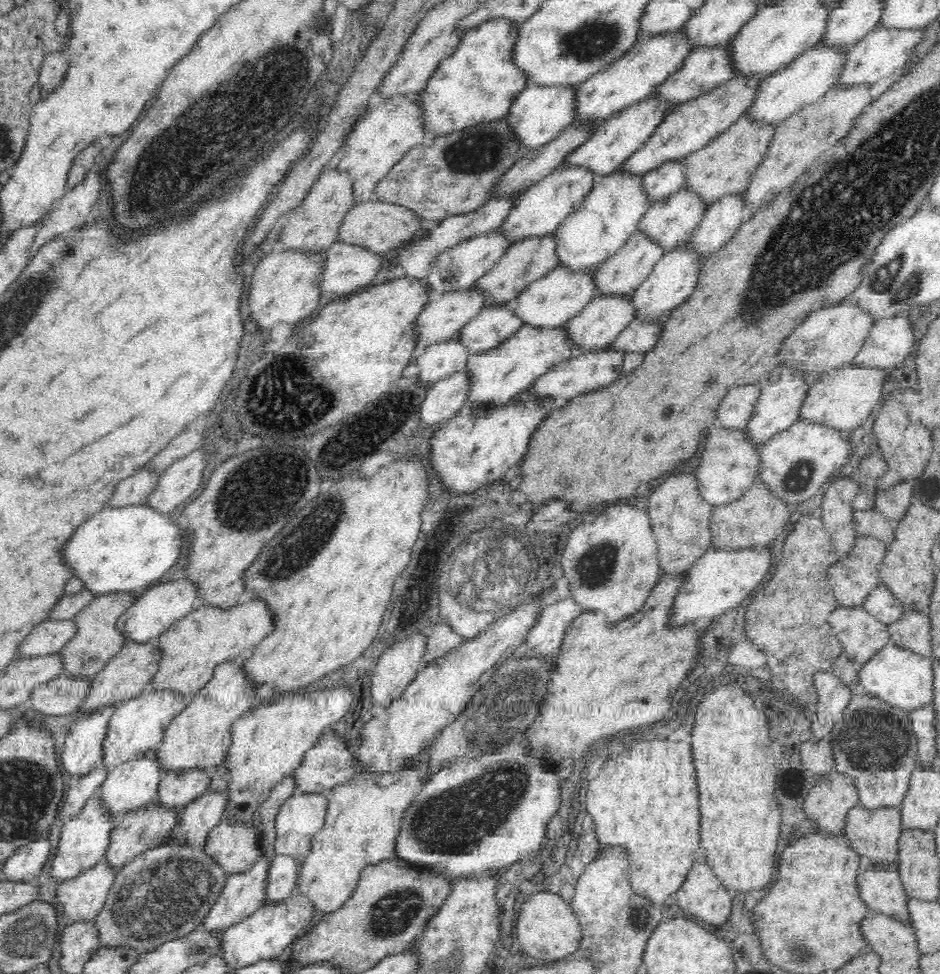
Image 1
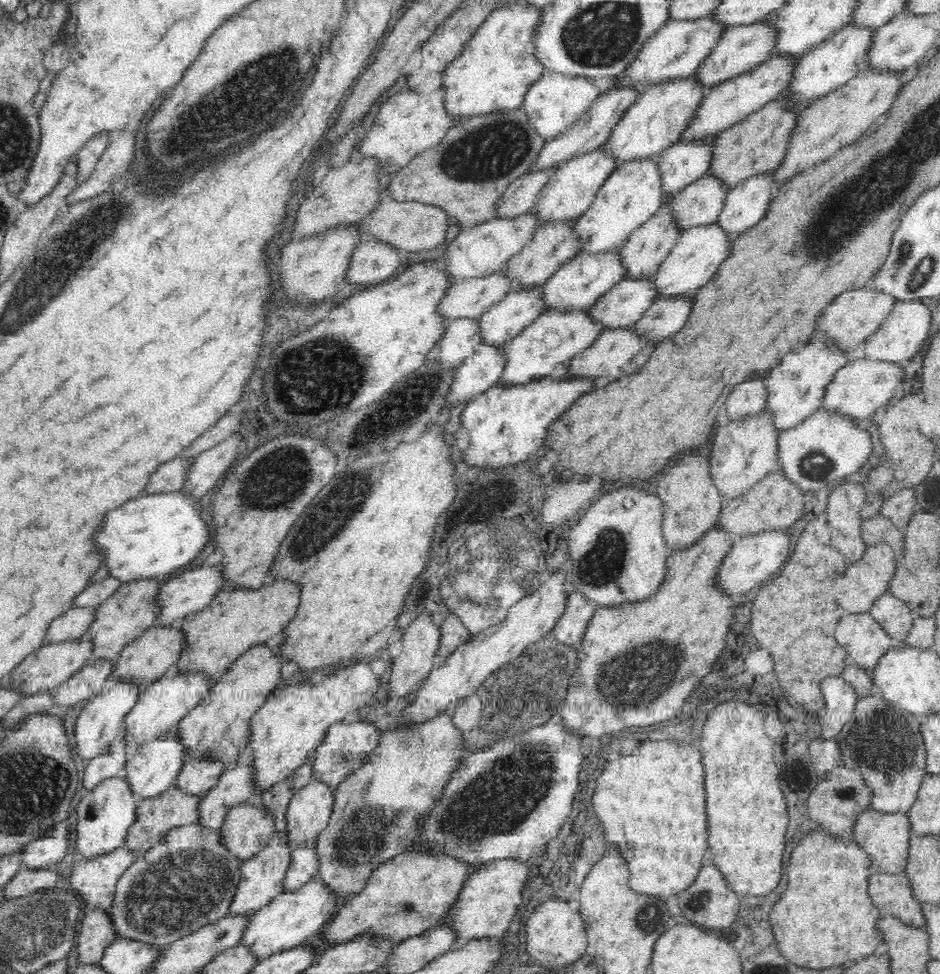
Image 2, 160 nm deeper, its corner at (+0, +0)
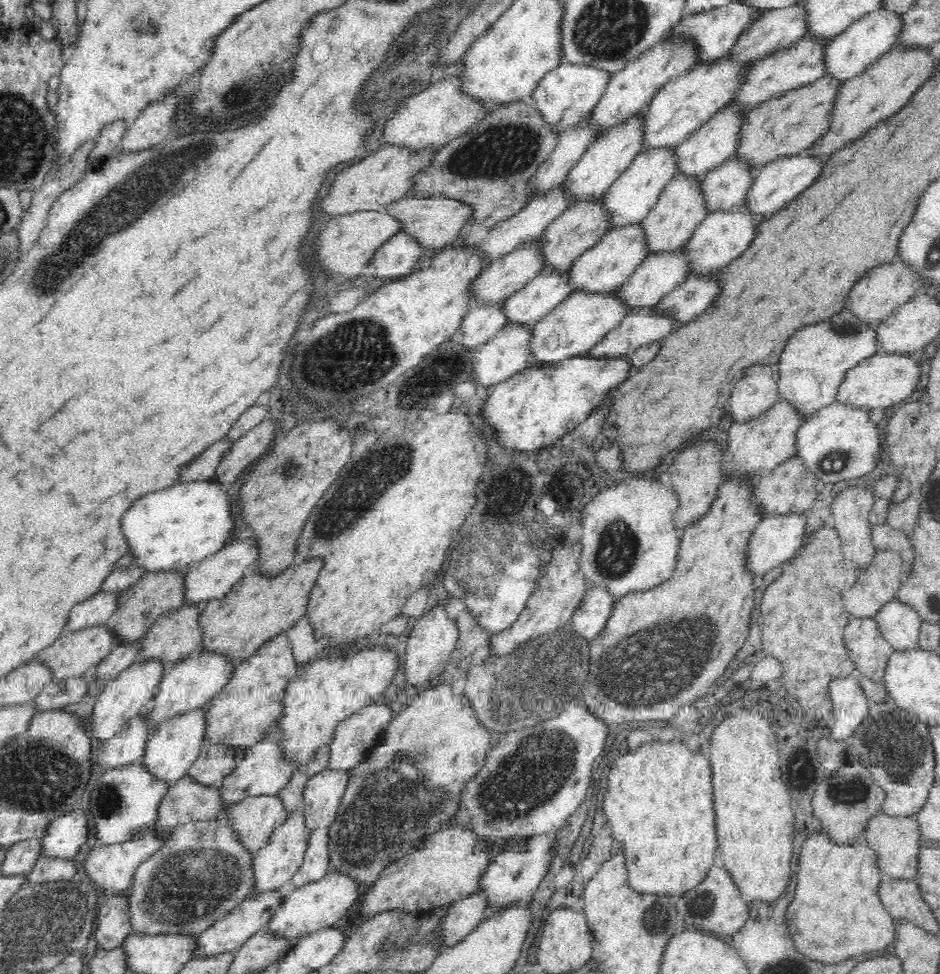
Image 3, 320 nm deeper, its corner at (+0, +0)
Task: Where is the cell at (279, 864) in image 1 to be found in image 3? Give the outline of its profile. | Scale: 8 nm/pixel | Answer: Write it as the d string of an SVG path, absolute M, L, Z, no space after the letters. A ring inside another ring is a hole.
M318 828L309 832L302 864L291 878L296 887L316 882L328 872L328 831L328 828Z

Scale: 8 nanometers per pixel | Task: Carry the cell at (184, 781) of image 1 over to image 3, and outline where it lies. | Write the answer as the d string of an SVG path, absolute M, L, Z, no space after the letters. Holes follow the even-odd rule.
M203 741L188 775L197 784L219 789L224 778L235 769L235 759L235 750L229 746L211 745L208 741Z

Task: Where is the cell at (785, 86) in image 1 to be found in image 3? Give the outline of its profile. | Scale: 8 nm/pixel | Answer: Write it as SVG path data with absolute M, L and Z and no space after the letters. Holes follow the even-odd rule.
M878 9L853 22L846 30L826 42L823 48L824 76L844 82L862 74L876 59L884 56L895 44L901 29L900 14Z

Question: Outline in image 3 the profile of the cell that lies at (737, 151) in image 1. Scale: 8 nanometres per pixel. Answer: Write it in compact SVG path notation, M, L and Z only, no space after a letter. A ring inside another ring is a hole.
M822 76L805 87L788 90L781 96L749 110L744 114L739 126L732 157L744 163L748 171L755 173L759 168L780 157L803 154L827 127L829 112L841 84L842 82Z

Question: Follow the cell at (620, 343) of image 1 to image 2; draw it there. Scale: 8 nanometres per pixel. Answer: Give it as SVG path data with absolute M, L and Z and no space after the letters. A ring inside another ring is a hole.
M691 294L678 299L658 298L644 312L642 318L632 325L633 333L648 342L649 347L656 342L660 343L681 329L681 326L686 322L690 308L692 308Z

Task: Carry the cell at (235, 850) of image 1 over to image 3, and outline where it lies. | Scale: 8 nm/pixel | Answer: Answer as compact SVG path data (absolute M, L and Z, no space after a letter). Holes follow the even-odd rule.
M277 796L248 797L226 809L225 822L251 854L264 848L271 834L285 823L284 805Z

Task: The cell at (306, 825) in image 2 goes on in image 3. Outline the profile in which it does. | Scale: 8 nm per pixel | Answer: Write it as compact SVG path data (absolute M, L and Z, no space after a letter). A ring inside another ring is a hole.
M322 770L313 776L301 792L302 813L306 830L329 828L346 790L349 771Z

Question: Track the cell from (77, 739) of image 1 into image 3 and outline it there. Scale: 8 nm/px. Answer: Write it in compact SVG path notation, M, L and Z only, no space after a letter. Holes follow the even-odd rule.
M158 661L136 662L127 670L120 672L118 677L106 682L104 689L97 695L92 716L90 716L90 730L87 735L96 742L107 741L119 733L119 729L133 717L141 716L153 699L155 688L160 684L164 666Z

